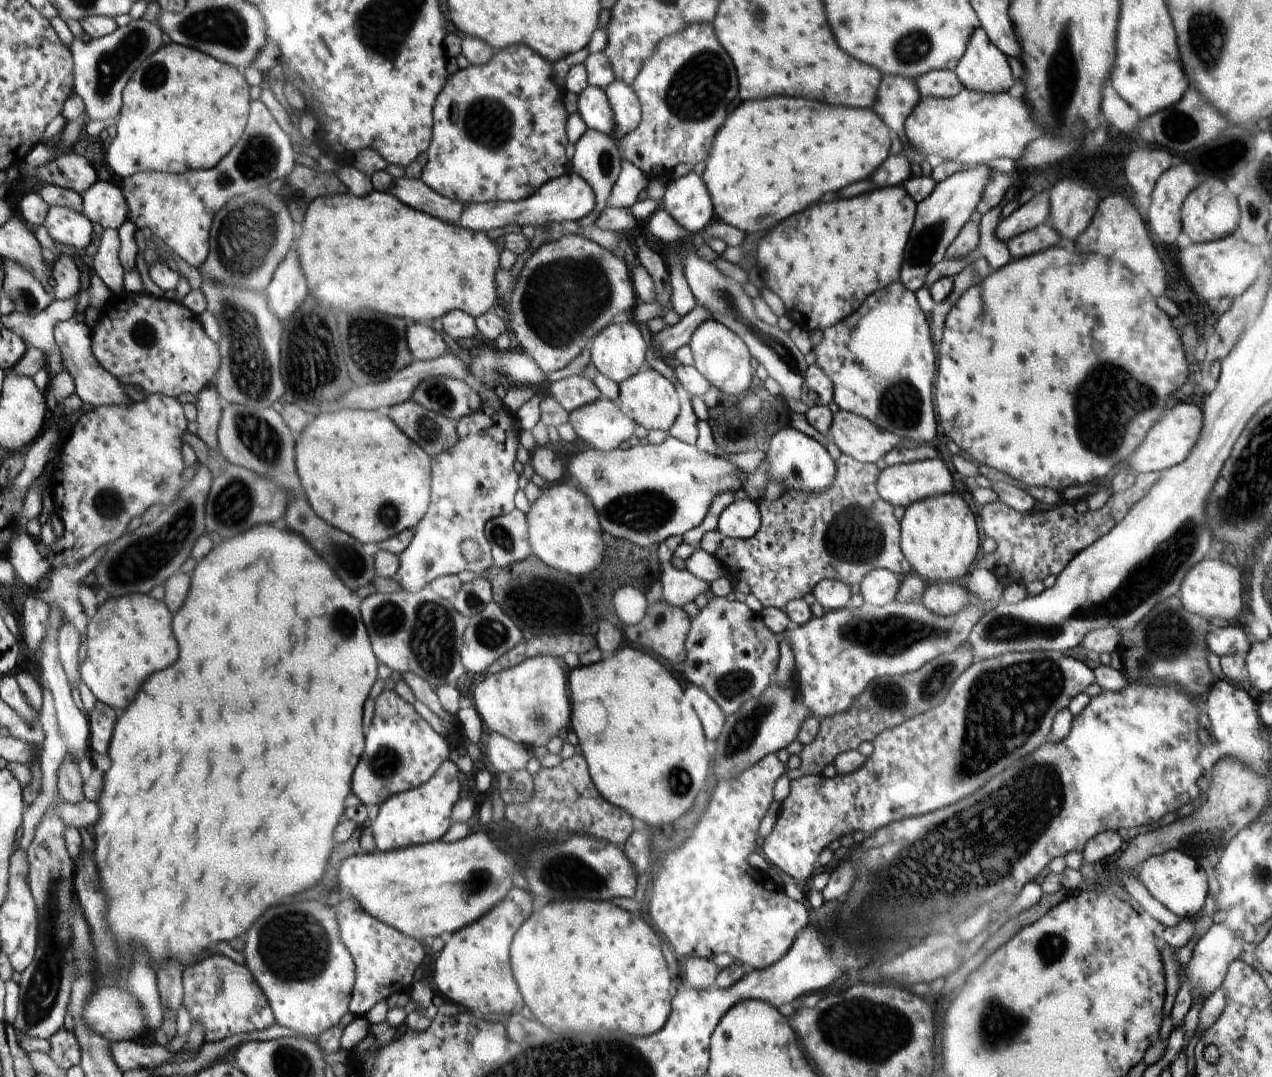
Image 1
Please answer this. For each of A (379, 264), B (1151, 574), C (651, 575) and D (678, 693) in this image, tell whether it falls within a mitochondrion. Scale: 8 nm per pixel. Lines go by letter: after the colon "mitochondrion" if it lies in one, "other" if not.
A: other
B: mitochondrion
C: other
D: other

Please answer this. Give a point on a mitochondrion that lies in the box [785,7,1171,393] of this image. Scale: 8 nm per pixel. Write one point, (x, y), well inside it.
(1060, 85)

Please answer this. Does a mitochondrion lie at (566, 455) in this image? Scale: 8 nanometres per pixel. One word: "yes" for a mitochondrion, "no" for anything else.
no

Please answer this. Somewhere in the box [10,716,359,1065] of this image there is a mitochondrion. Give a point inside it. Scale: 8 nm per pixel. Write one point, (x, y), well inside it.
(294, 946)

